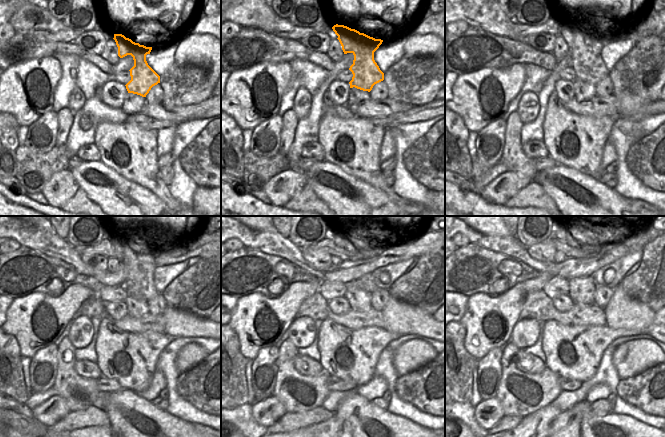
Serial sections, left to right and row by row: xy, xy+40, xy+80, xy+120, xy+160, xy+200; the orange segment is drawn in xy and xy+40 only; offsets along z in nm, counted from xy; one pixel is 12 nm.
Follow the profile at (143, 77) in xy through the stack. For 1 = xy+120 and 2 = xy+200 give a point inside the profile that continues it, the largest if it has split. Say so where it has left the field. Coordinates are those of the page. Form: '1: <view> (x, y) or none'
1: xy+120 (139, 284)
2: xy+200 (588, 236)

